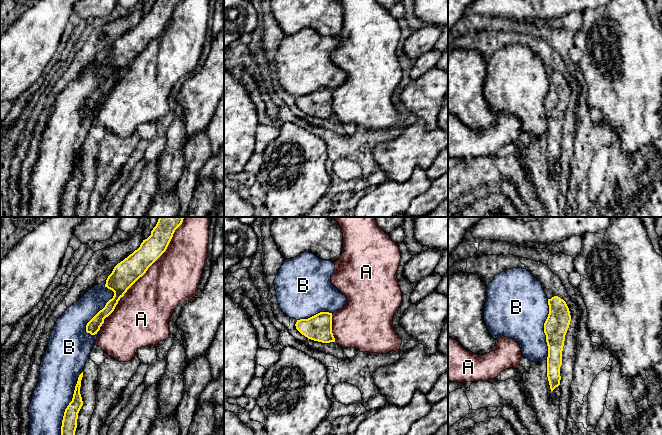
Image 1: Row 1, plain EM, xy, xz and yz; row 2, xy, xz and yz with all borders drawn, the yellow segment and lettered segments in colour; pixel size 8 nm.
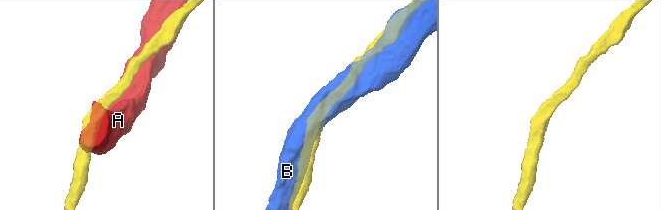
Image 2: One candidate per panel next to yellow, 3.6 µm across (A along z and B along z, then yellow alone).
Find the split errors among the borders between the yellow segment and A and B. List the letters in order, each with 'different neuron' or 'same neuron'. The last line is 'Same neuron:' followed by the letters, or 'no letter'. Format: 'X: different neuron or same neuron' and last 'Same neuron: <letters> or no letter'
A: different neuron
B: same neuron
Same neuron: B

